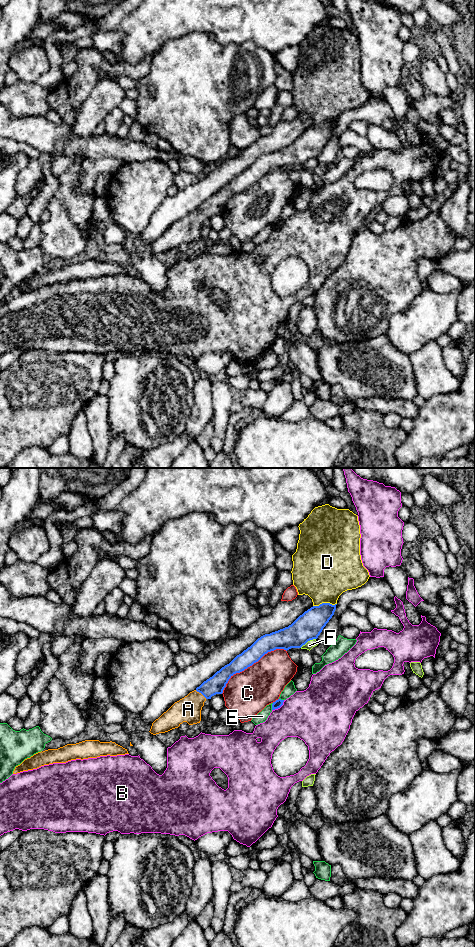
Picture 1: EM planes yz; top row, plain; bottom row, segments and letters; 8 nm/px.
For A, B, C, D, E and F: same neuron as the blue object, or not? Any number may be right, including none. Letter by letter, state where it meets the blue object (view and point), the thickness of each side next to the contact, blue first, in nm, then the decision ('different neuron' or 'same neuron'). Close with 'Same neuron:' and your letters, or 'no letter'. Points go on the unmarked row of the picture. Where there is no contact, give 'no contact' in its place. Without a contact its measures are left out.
A: contact yz (201, 213); calibres 150 and 200 nm; same neuron
B: contact yz (279, 227); calibres 70 and 400 nm; different neuron
C: contact yz (250, 185); calibres 140 and 360 nm; different neuron
D: contact yz (324, 123); calibres 220 and 440 nm; different neuron
E: contact yz (272, 226); calibres 70 and 90 nm; different neuron
F: contact yz (307, 161); calibres 220 and 70 nm; different neuron
Same neuron: A

